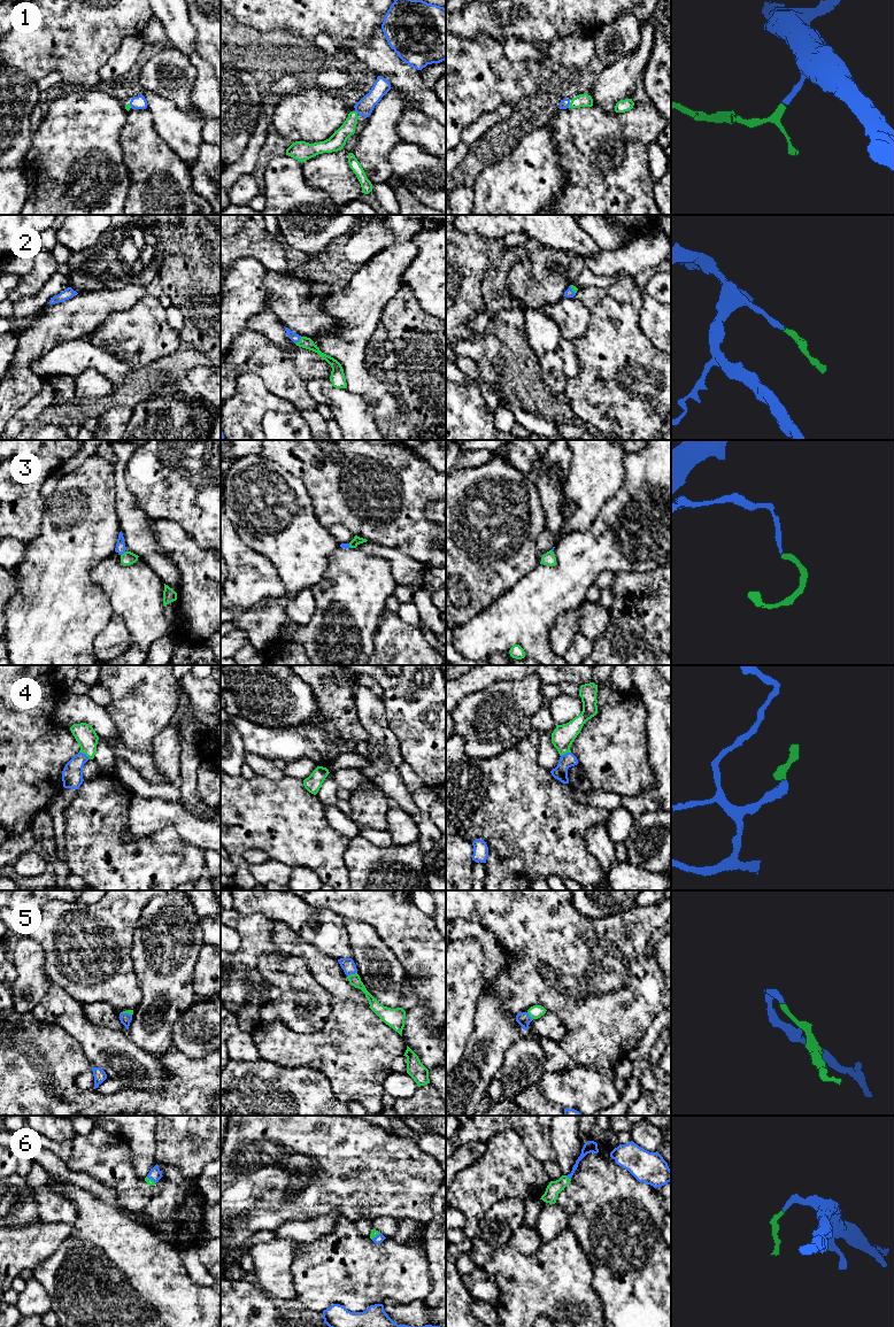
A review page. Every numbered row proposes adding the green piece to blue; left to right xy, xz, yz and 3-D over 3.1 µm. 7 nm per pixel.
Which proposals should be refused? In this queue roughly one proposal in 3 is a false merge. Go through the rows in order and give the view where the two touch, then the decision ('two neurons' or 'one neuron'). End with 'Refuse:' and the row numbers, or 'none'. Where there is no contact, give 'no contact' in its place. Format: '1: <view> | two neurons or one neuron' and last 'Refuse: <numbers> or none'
1: yz | one neuron
2: xz | one neuron
3: xy | one neuron
4: xy | one neuron
5: xz | one neuron
6: yz | one neuron
Refuse: none

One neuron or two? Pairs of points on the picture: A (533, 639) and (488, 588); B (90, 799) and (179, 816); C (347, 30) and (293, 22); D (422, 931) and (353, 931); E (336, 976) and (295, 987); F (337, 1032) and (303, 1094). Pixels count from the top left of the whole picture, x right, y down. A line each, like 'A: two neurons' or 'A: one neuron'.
A: two neurons
B: two neurons
C: one neuron
D: two neurons
E: two neurons
F: two neurons

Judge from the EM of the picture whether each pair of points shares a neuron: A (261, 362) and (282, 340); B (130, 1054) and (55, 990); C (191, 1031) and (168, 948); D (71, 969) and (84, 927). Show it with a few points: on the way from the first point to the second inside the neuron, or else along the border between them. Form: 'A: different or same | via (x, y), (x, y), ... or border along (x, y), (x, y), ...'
A: different | border along (253, 332), (266, 336), (286, 349), (295, 346)
B: same | via (109, 1049), (97, 1042), (66, 1011)
C: different | border along (194, 1001), (175, 1023), (172, 1035)
D: same | via (82, 958), (84, 954), (84, 938)

